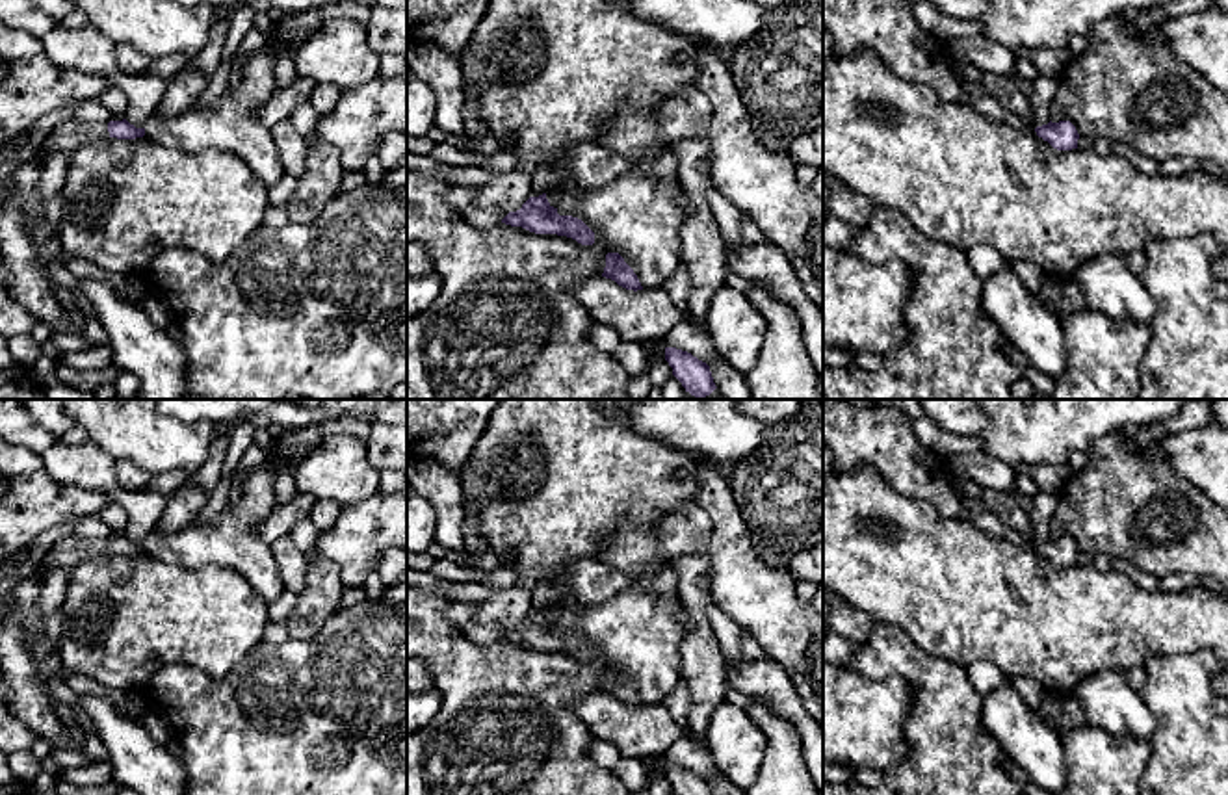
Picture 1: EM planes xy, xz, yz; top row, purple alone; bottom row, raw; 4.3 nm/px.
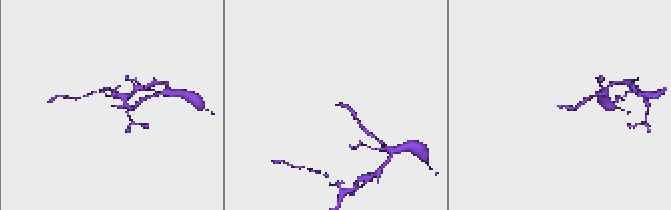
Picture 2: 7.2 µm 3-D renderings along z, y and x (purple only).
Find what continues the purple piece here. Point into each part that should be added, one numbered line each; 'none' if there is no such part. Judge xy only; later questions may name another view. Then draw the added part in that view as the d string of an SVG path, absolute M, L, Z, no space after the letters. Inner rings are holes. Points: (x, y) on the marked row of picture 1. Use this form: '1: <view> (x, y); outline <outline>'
1: xy (69, 136); outline M67 121L59 124L43 143L41 152L26 162L22 162L15 171L15 182L22 191L22 201L30 210L30 217L35 219L43 210L37 193L37 184L41 178L43 158L52 152L72 154L82 145L110 137L106 123L82 123Z

